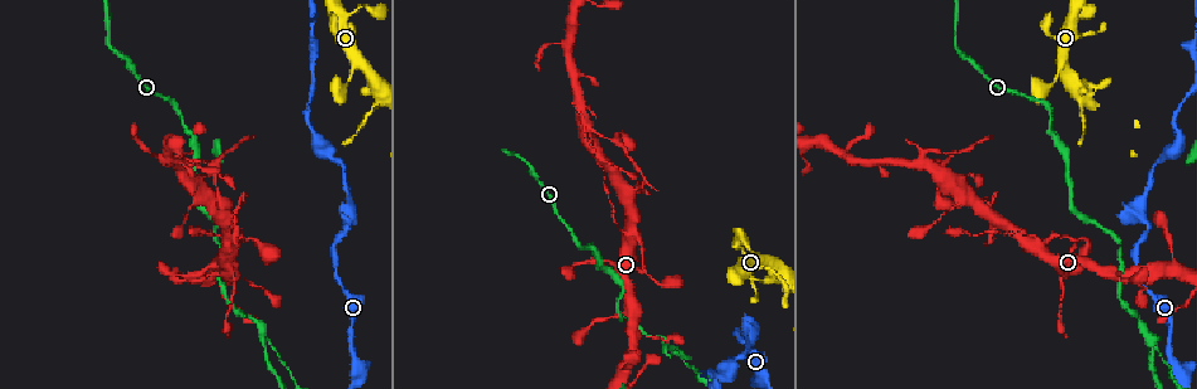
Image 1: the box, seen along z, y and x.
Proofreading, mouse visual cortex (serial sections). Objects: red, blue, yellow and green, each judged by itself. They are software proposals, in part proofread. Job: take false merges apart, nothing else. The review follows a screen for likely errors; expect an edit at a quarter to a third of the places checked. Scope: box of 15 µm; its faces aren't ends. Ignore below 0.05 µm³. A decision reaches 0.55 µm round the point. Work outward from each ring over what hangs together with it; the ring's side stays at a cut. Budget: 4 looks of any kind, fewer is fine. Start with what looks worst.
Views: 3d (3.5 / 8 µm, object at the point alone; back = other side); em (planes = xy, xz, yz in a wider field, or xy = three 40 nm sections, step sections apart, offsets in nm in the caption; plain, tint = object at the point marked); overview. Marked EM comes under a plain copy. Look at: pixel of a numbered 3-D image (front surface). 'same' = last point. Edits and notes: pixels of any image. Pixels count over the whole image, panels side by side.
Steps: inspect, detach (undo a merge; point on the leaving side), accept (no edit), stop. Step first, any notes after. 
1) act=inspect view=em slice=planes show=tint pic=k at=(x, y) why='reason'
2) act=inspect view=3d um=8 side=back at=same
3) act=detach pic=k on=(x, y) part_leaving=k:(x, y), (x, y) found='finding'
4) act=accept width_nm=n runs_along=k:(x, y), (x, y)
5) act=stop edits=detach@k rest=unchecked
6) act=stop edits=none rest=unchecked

act=inspect view=3d um=3.5 pic=1 at=(1149, 334) why='three-way junction'

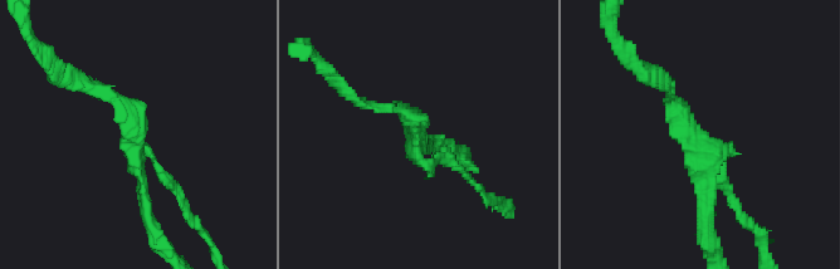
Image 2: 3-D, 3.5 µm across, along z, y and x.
act=accept runs_along=2:(94, 86), (175, 190) found='one cell here'

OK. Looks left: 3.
act=inspect view=3d um=8 pic=1 at=(1036, 242) why='thin arm on a thick one'

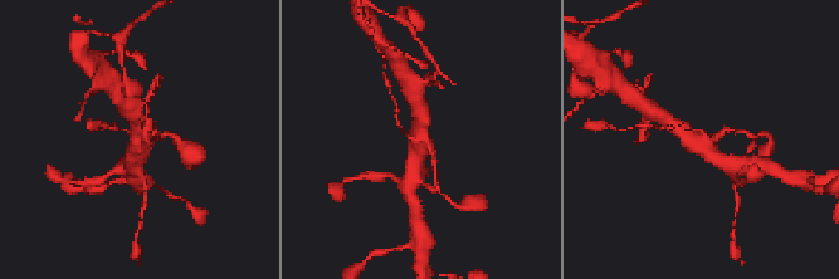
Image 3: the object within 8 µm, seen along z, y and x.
act=inspect view=3d um=3.5 pic=3 at=(704, 138) why='zoom in'

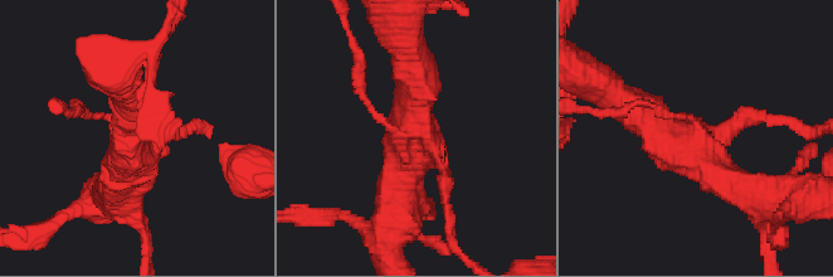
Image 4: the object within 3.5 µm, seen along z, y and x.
act=inspect view=em slice=xy step=1 show=tint pic=4 at=(402, 133)

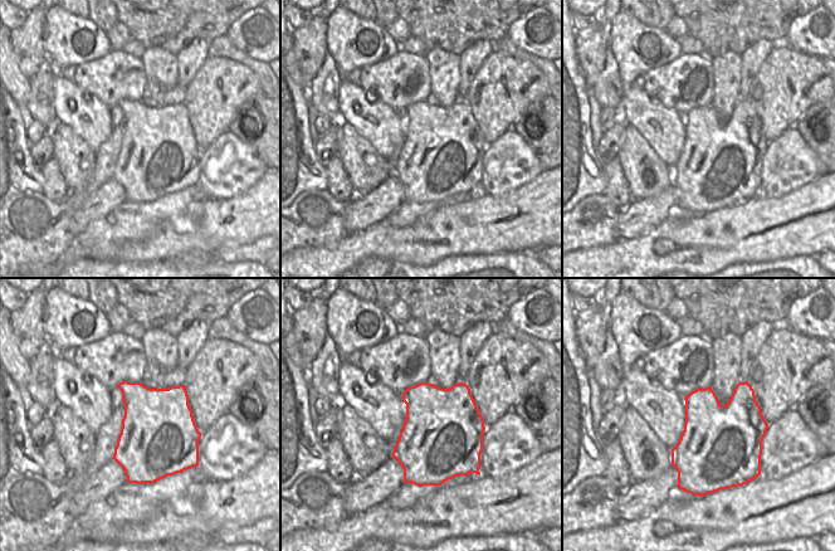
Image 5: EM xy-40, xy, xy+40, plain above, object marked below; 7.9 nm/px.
act=accept found='all the same cell'

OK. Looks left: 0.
act=stop edits=none rest=unchecked

